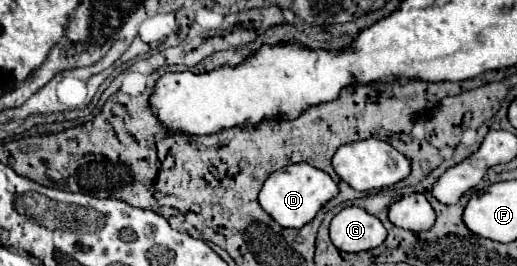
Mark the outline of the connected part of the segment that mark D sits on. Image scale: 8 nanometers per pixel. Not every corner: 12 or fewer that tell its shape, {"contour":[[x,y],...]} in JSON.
{"contour":[[286,165],[258,203],[278,225],[300,229],[338,195],[328,173]]}

